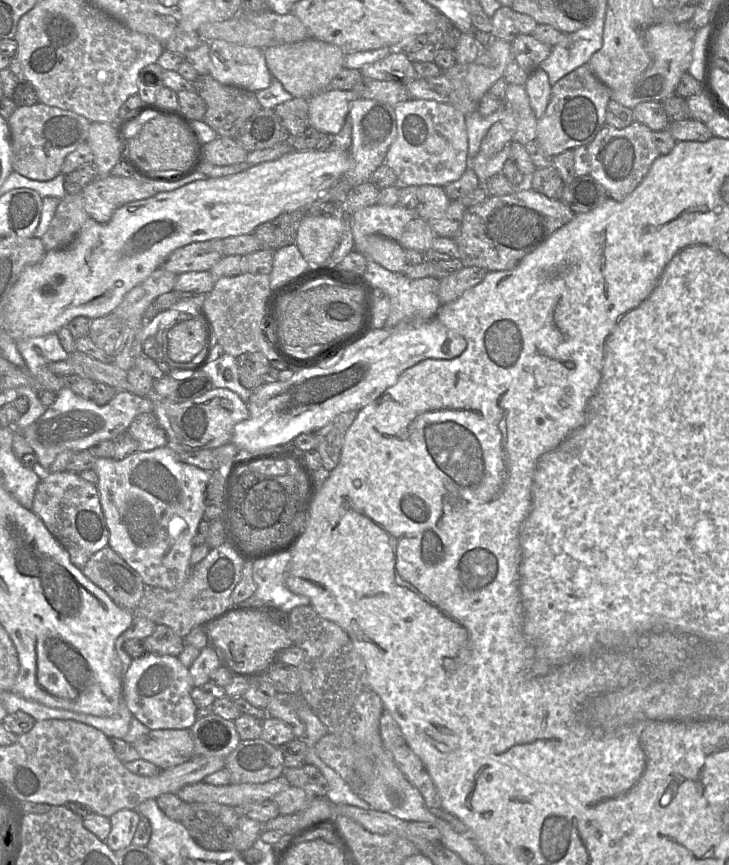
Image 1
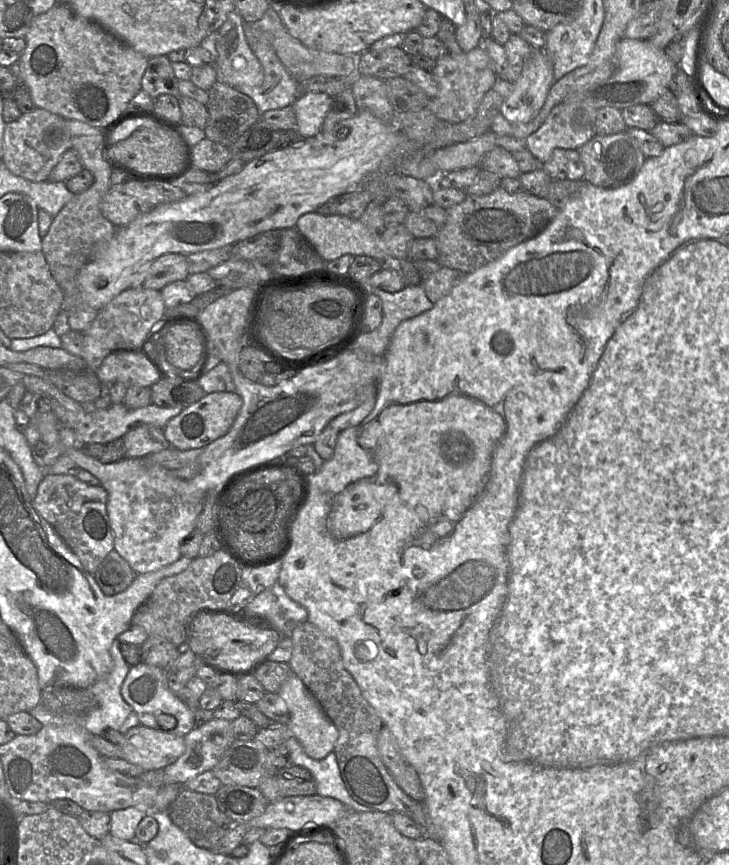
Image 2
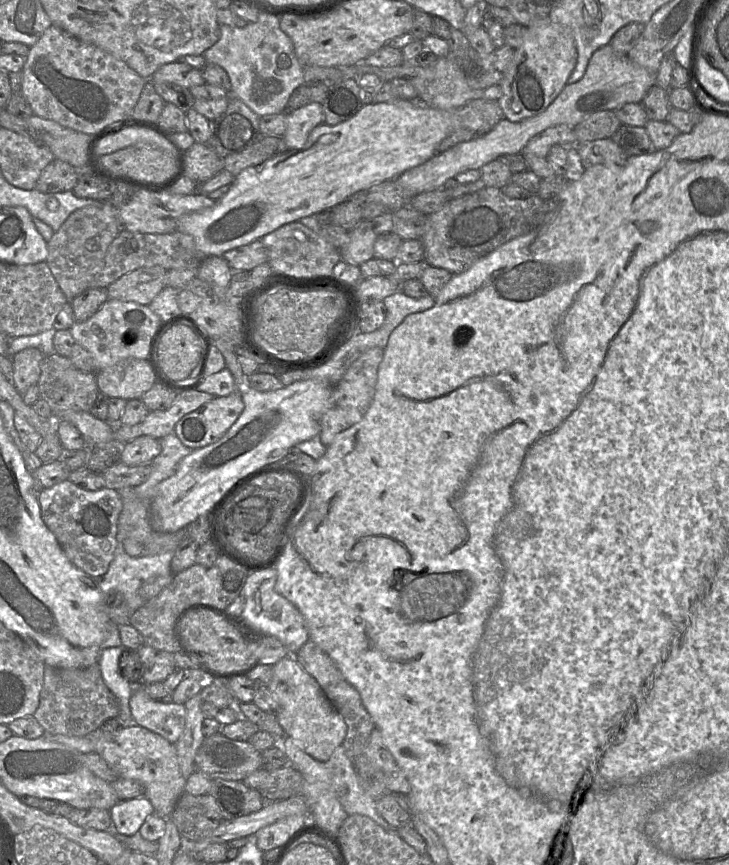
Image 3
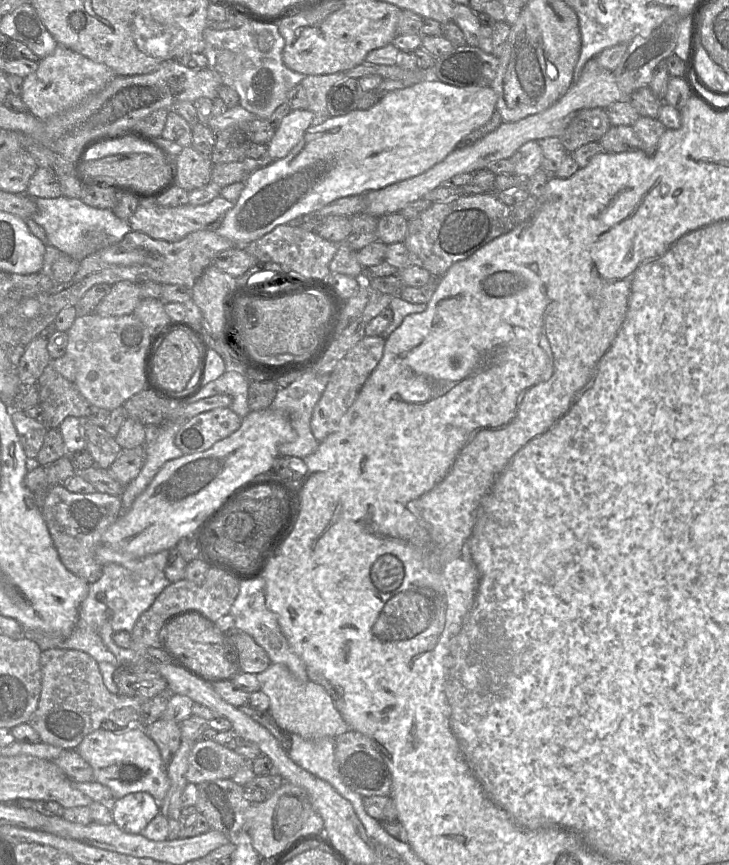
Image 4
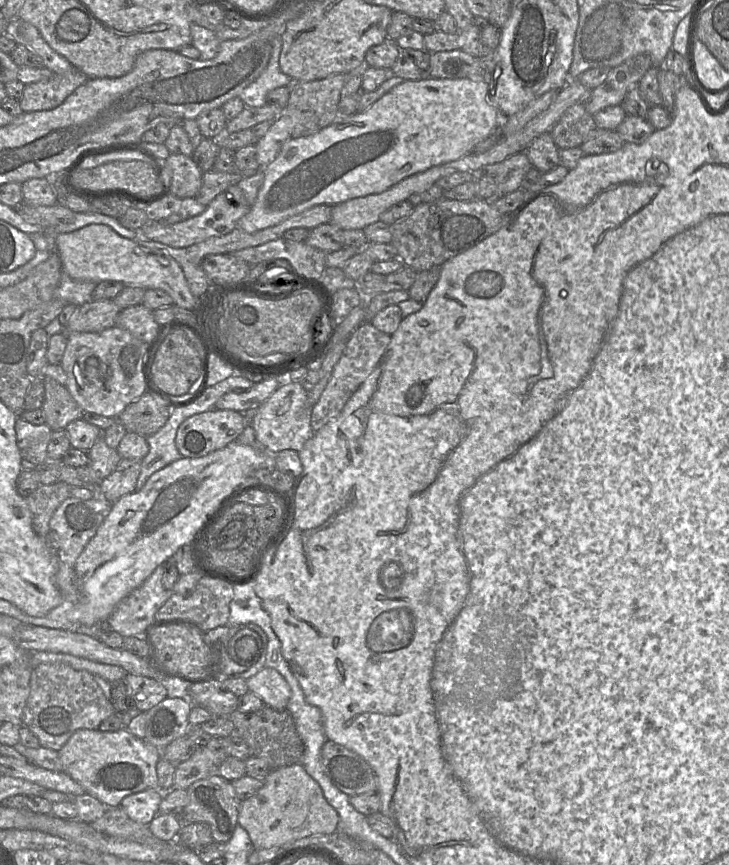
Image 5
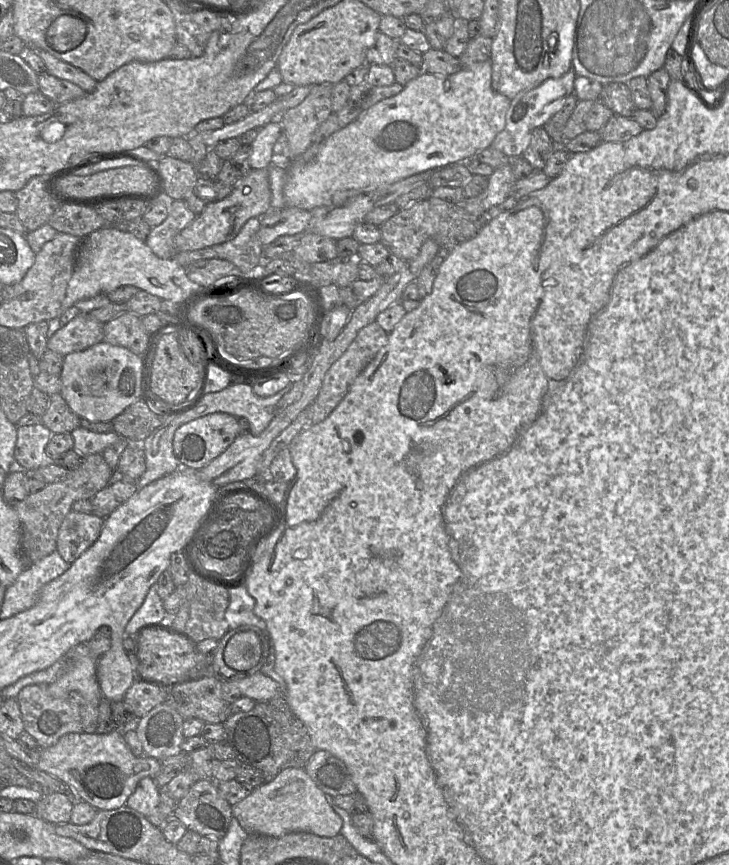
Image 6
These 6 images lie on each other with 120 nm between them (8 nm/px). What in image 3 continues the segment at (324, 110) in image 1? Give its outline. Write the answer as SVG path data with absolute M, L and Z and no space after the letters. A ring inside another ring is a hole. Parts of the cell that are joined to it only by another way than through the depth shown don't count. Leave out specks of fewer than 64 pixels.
M310 102L287 113L287 127L283 135L285 150L301 148L310 134L324 122L323 106L319 102Z

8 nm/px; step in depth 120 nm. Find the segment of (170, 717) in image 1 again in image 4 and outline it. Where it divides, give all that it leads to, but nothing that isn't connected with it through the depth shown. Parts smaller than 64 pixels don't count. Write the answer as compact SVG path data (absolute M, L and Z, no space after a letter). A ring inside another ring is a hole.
M159 718L147 726L145 731L158 746L162 761L167 767L181 743L180 723Z

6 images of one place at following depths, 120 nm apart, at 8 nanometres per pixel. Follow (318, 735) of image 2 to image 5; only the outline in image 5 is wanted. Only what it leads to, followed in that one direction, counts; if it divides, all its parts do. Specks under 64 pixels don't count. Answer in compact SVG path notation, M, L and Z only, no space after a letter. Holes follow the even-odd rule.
M263 668L246 679L249 691L258 695L265 705L285 710L291 697L291 688L285 678L273 668Z

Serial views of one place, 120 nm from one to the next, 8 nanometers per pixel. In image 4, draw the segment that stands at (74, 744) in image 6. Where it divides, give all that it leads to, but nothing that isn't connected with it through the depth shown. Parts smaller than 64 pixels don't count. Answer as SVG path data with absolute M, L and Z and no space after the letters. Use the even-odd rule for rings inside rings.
M133 725L123 732L98 729L88 734L76 748L93 769L94 781L107 786L114 799L135 792L148 792L158 802L167 794L170 781L156 743L144 728Z

